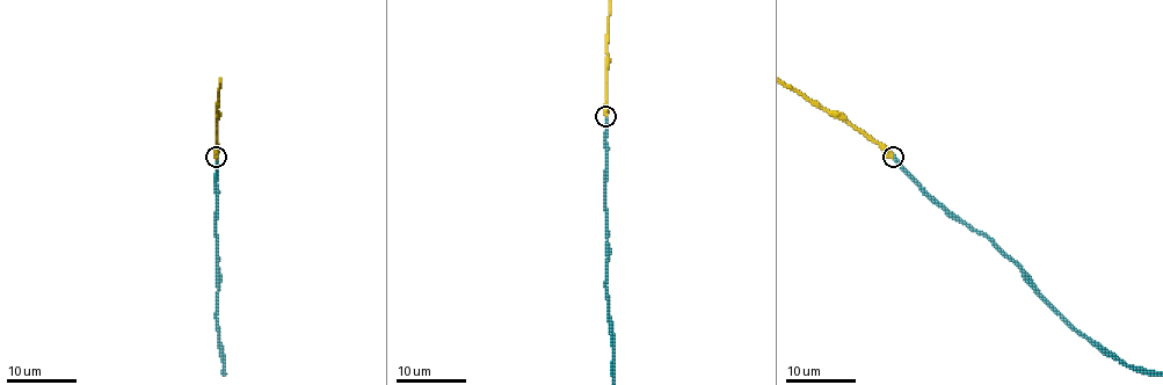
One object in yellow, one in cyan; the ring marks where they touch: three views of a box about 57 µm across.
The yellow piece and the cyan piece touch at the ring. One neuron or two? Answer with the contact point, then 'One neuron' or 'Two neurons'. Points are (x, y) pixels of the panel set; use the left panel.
Place: (216, 157). One neuron

